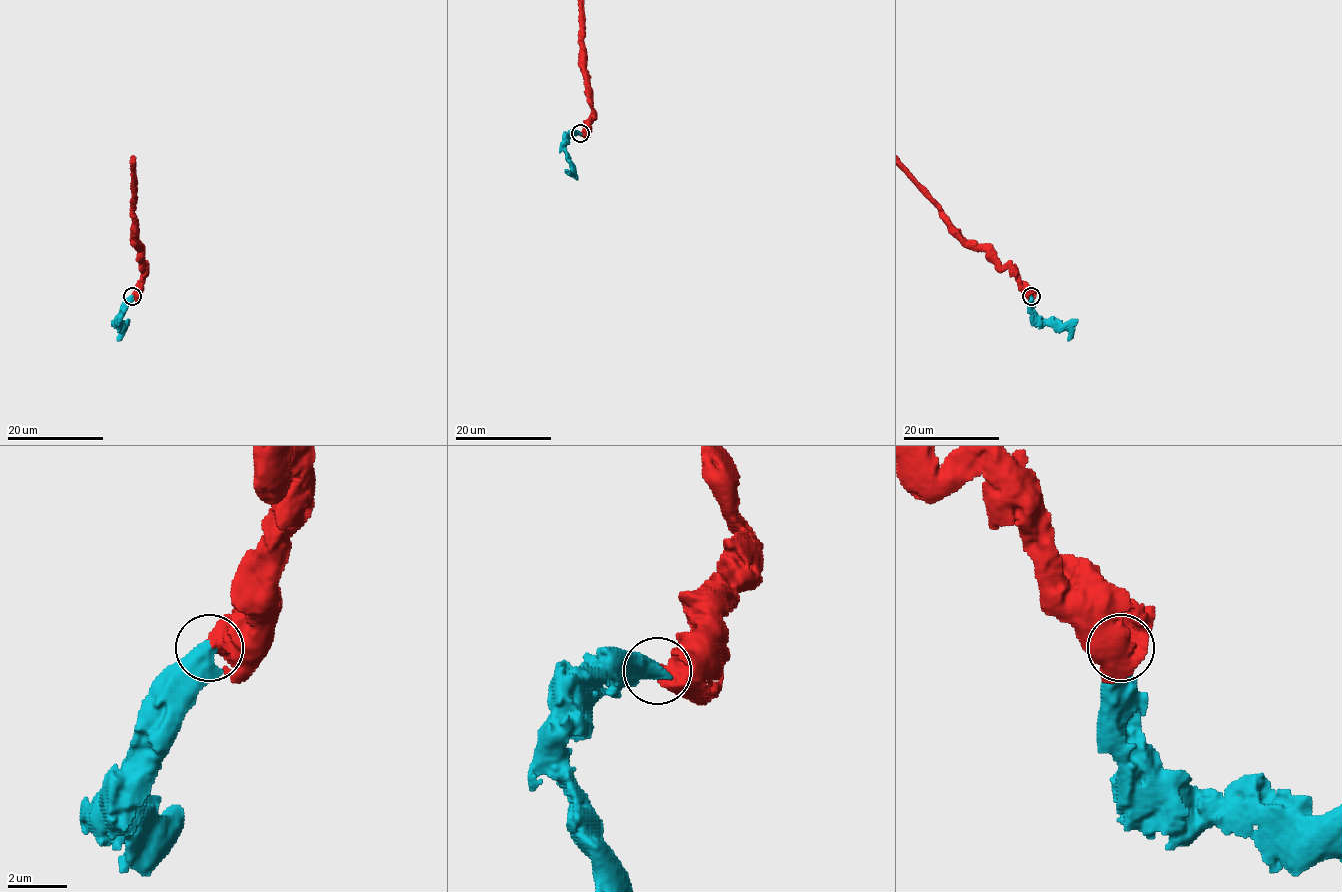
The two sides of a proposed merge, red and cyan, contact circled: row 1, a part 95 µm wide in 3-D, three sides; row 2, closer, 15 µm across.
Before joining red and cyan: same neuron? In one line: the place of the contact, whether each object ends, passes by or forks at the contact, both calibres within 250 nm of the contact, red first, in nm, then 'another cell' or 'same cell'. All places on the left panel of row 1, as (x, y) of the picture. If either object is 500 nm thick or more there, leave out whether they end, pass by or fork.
at (132, 296); 650 nm thick on the red side, 600 nm on the other; same cell

